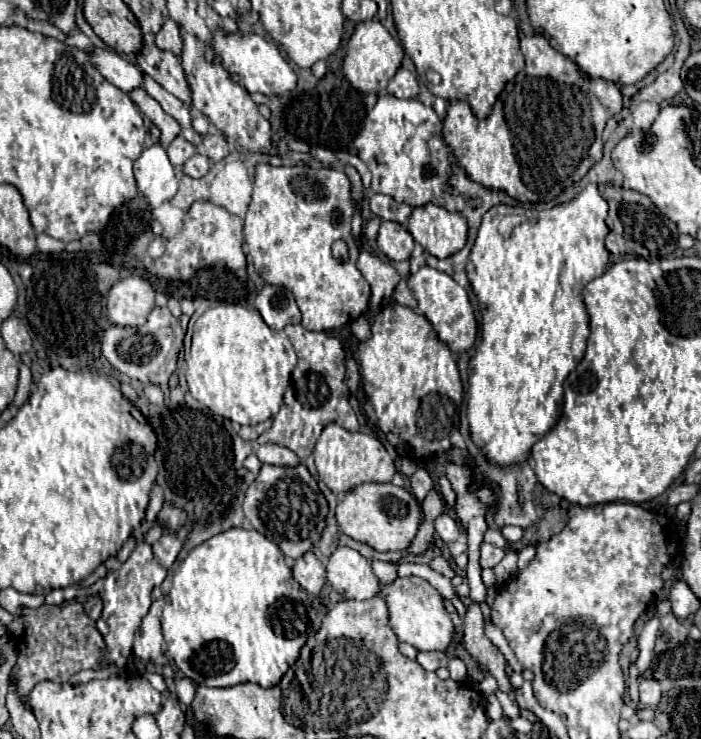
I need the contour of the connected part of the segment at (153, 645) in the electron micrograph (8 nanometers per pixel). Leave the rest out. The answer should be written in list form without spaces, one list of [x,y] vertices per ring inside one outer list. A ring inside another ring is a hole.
[[[164,594],[152,602],[152,608],[148,616],[140,624],[140,632],[136,634],[136,644],[134,644],[134,654],[146,662],[162,664],[162,630],[160,630],[160,616],[164,608]]]

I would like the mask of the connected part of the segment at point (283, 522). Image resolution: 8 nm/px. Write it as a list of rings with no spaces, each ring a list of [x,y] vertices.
[[[302,462],[298,466],[262,464],[260,474],[246,492],[244,514],[260,534],[278,544],[286,556],[296,560],[320,540],[326,526],[328,502]]]

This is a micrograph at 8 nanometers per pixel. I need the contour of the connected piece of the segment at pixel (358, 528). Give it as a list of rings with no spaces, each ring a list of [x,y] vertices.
[[[360,484],[348,490],[336,506],[336,520],[340,530],[378,552],[408,548],[418,532],[420,518],[420,504],[416,498],[406,488],[398,488],[394,484]]]

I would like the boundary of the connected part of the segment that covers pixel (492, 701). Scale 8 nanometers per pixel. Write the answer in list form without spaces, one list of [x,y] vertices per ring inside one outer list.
[[[488,696],[488,706],[486,706],[486,714],[490,720],[500,720],[504,714],[502,714],[502,706],[500,702],[496,700],[496,696]]]

